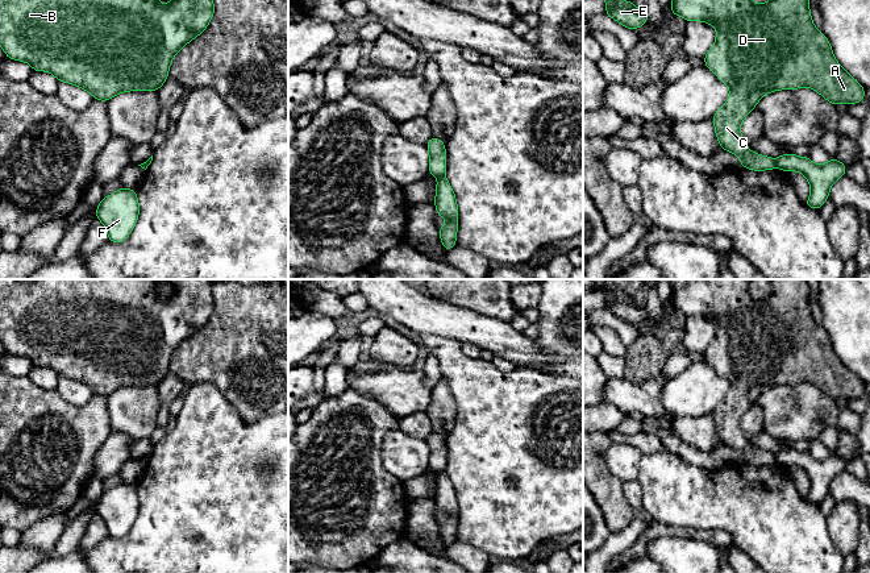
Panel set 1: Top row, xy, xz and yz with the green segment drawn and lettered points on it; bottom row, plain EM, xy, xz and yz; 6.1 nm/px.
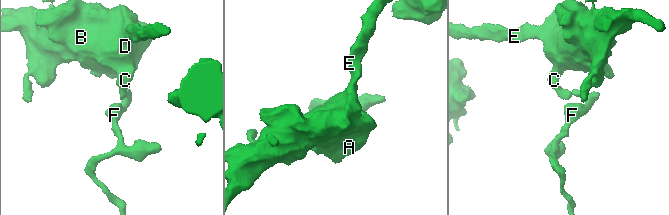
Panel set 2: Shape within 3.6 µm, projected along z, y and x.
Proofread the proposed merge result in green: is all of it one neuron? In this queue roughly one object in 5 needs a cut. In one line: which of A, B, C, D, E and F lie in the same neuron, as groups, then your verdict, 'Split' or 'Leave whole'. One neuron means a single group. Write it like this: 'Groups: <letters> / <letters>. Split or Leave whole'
Groups: A B C D E / F. Split

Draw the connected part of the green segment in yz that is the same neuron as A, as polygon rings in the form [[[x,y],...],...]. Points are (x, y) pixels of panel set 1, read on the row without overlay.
[[[690,279],[673,290],[670,304],[686,316],[704,316],[717,325],[716,336],[704,352],[704,360],[723,377],[730,387],[727,398],[713,410],[713,420],[720,443],[737,449],[740,461],[755,466],[773,465],[773,453],[748,444],[740,423],[744,414],[755,403],[763,390],[778,385],[809,382],[825,395],[837,399],[856,399],[865,395],[865,383],[848,369],[833,350],[831,337],[813,320],[809,307],[809,286],[806,279],[769,279],[771,294],[766,299],[754,299],[750,294],[753,279]]]

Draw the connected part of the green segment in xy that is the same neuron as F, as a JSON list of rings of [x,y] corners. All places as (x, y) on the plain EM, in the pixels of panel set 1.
[[[125,482],[105,491],[96,502],[96,514],[104,519],[109,536],[115,539],[129,532],[138,515],[138,508],[137,486]]]

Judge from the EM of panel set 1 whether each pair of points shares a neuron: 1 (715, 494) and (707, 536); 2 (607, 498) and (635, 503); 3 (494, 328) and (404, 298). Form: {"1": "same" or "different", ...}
{"1": "different", "2": "different", "3": "same"}

